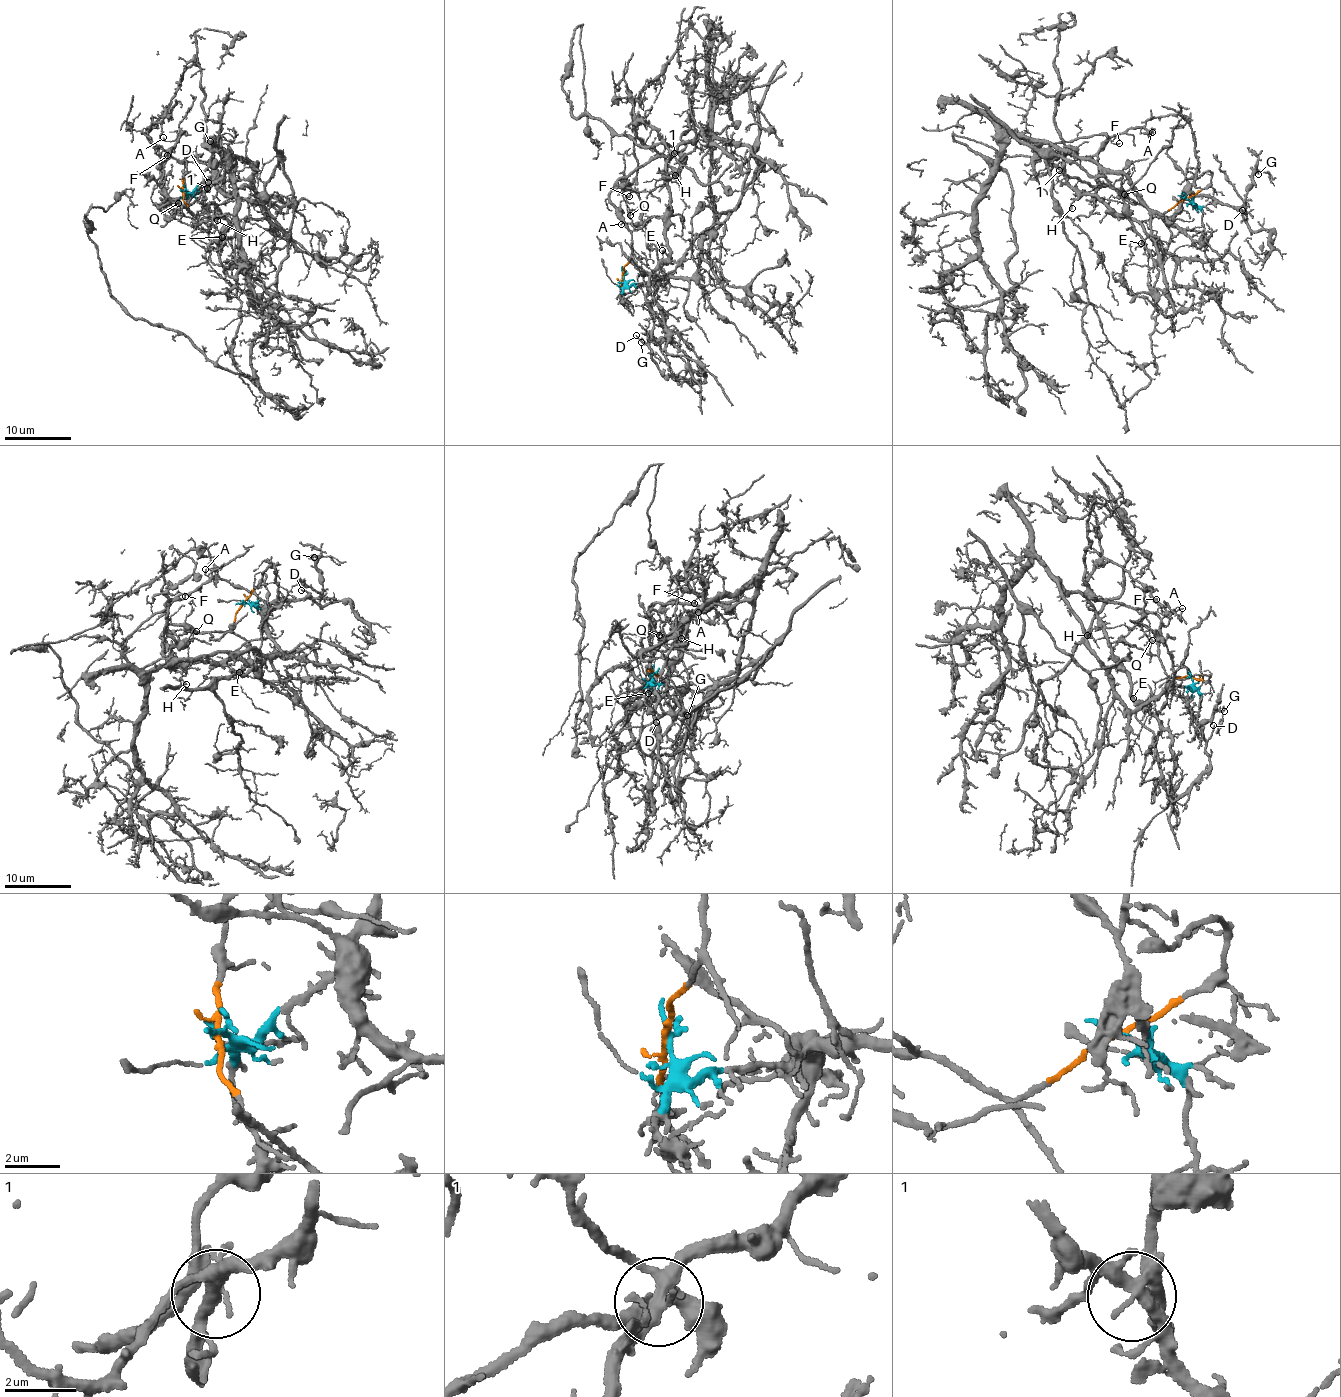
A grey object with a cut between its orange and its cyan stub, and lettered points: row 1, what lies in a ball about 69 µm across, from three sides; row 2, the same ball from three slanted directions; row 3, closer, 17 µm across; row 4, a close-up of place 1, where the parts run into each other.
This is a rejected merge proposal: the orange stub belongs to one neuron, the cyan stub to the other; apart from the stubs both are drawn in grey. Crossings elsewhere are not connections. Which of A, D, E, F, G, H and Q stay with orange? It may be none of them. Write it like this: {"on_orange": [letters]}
{"on_orange": []}

